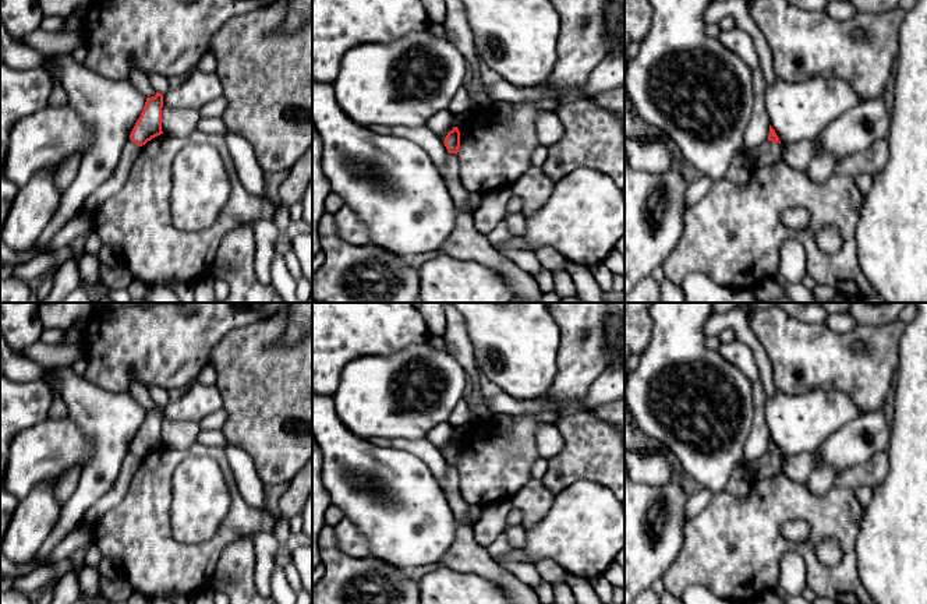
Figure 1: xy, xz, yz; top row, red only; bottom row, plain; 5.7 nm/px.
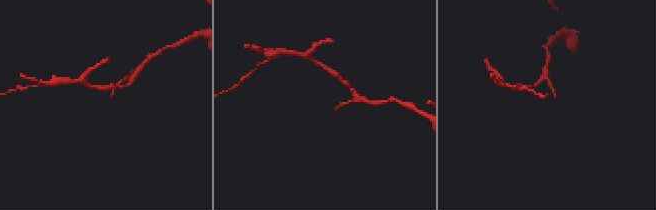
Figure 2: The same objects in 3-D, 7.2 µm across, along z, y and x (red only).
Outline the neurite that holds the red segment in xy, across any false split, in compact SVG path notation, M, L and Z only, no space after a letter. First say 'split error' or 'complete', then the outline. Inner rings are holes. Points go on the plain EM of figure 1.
split error; M156 405L155 409L146 410L144 423L137 432L130 453L123 462L116 483L109 491L96 501L84 515L84 523L93 526L107 511L117 506L125 497L132 476L137 473L141 459L152 451L163 446L162 444L162 420L163 407Z

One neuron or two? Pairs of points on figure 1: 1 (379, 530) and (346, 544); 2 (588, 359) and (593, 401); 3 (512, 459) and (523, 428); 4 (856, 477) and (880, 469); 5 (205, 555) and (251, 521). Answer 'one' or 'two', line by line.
1: two
2: two
3: one
4: one
5: one

